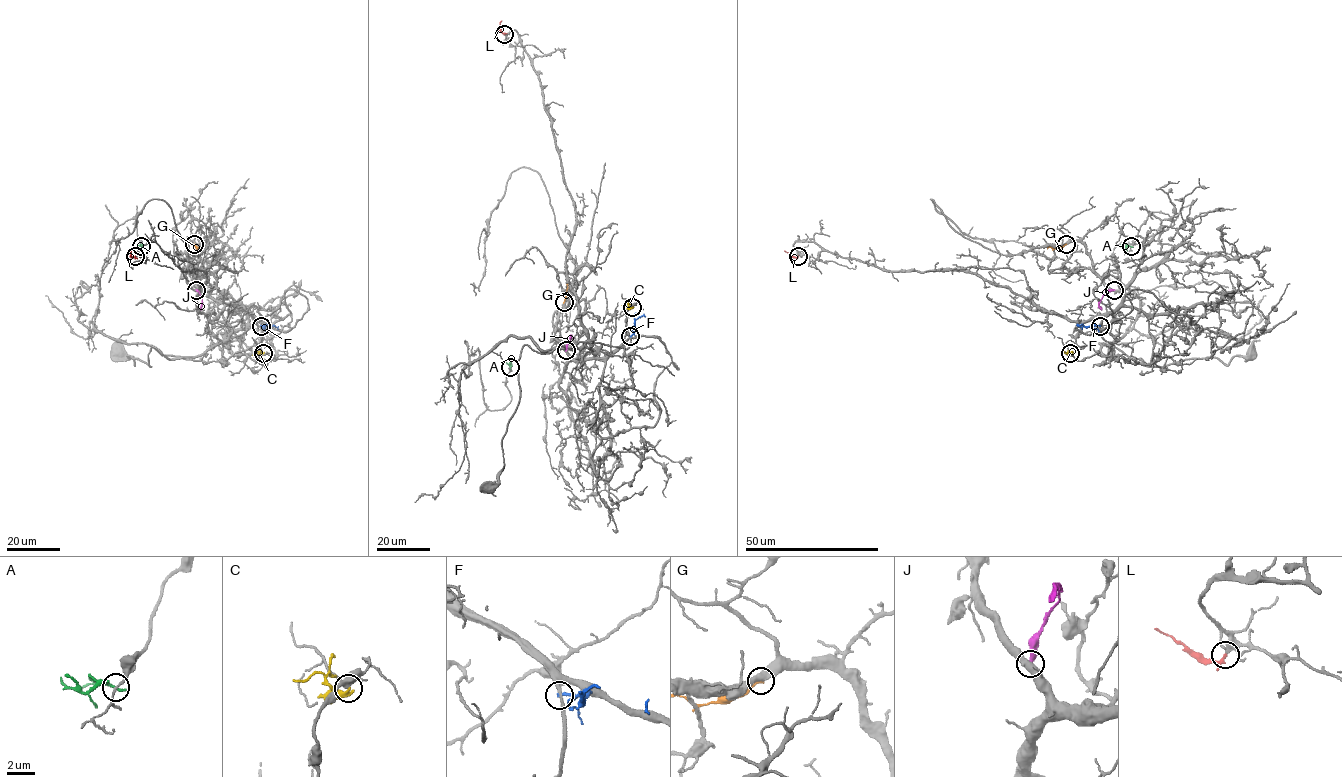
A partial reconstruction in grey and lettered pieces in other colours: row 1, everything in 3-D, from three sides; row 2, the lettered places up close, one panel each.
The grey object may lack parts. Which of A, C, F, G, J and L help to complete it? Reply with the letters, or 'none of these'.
L

